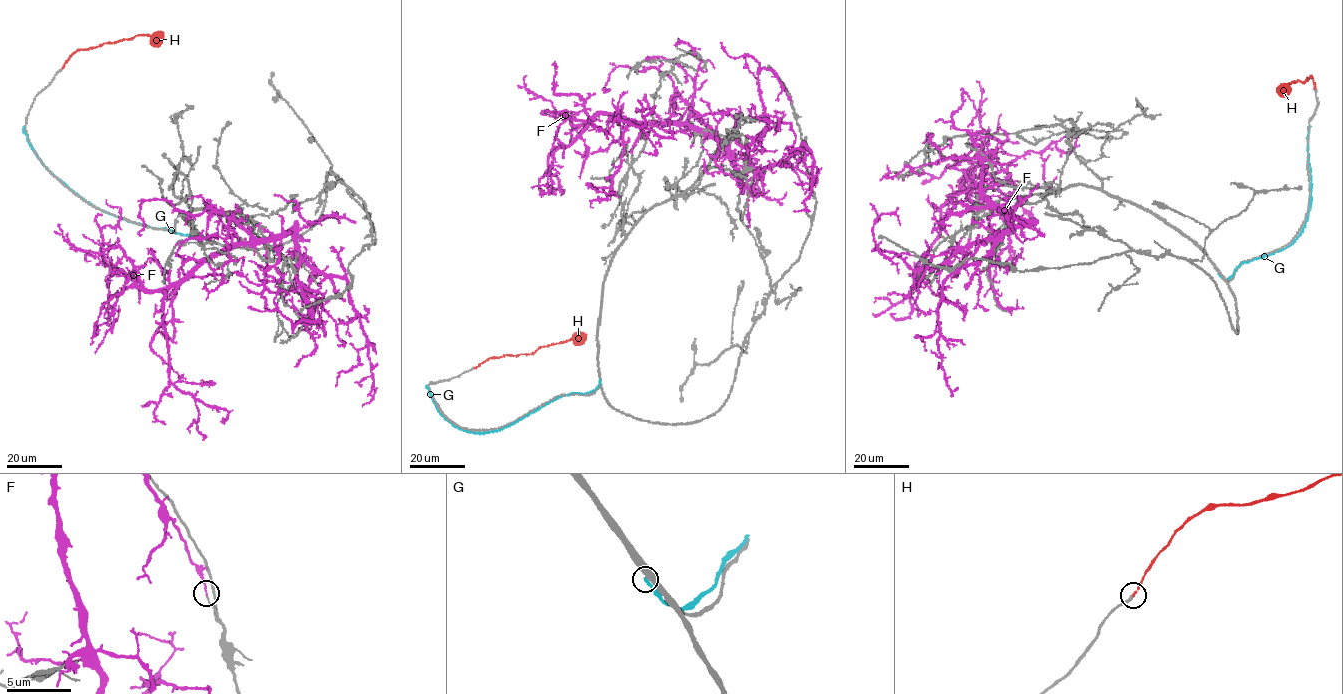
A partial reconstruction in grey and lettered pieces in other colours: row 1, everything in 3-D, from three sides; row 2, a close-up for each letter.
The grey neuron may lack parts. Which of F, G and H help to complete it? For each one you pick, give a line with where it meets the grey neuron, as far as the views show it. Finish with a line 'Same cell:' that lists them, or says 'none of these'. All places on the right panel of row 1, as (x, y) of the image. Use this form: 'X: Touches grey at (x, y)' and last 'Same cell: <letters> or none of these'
H: Touches grey at (1314, 88)
Same cell: H

